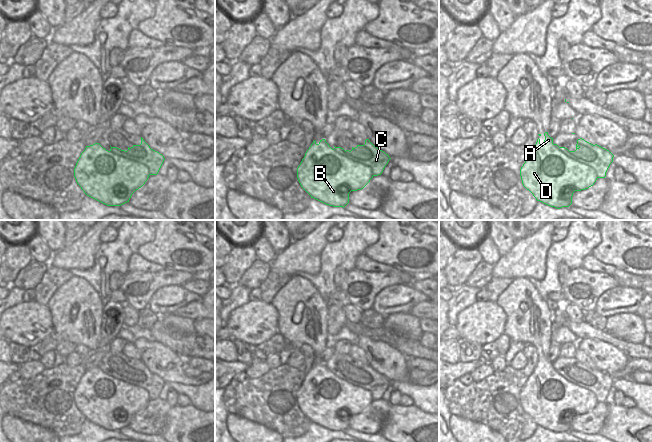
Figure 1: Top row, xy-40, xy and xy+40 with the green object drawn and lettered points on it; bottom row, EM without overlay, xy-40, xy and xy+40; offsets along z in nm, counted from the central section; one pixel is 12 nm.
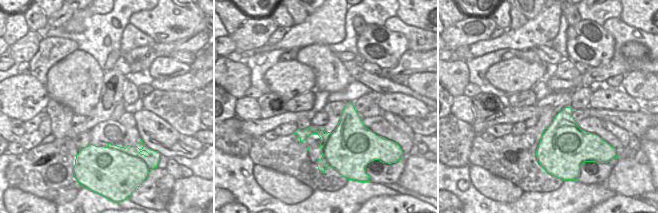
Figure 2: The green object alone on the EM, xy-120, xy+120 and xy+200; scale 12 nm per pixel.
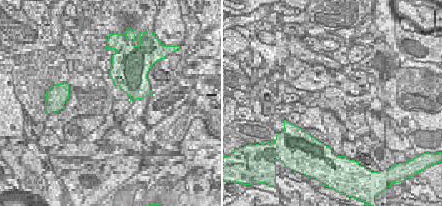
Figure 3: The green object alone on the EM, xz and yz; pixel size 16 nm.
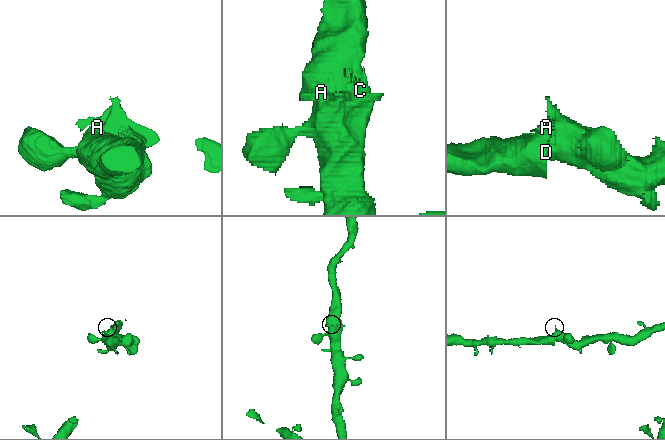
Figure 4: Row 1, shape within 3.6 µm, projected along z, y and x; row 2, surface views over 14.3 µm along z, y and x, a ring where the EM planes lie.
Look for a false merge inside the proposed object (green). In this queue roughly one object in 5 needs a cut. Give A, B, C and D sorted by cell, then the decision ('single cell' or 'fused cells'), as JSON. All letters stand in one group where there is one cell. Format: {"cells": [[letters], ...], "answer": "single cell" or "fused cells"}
{"cells": [["A", "B", "C", "D"]], "answer": "single cell"}

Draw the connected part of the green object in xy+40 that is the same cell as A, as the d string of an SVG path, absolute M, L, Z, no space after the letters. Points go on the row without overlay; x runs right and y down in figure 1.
M548 356L544 360L542 368L537 363L520 393L522 408L537 425L557 433L569 431L575 415L606 401L614 379L582 362L577 364L576 374L569 375L554 368Z

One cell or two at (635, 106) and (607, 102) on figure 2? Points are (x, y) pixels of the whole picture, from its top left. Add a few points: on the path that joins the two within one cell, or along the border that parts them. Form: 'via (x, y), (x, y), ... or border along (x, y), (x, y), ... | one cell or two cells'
via (628, 103), (614, 102) | one cell

